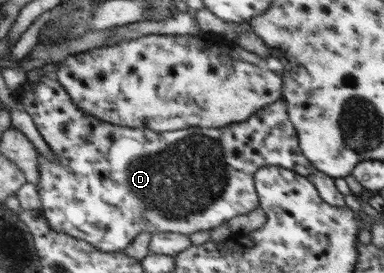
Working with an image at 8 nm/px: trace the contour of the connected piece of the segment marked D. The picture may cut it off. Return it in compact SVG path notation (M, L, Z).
M40 77L33 85L28 82L18 89L18 102L21 104L23 110L32 118L38 133L42 135L42 139L48 143L48 147L52 149L56 160L48 159L46 156L42 156L42 152L38 151L38 169L40 169L40 180L36 184L38 187L38 193L40 193L40 201L42 201L42 207L40 212L44 215L44 219L48 221L48 225L52 227L52 231L58 231L60 233L66 233L66 235L72 235L76 239L82 239L82 241L88 241L90 245L100 249L104 252L120 252L124 248L128 247L128 244L134 240L136 235L140 233L158 233L158 231L170 231L172 233L182 233L182 235L190 235L196 233L196 231L208 231L222 225L229 219L235 218L237 215L246 215L250 211L255 211L259 207L258 196L255 190L254 174L260 167L268 166L271 164L292 166L295 170L303 175L314 184L317 189L317 193L320 197L332 206L346 207L344 202L344 196L338 191L336 185L334 185L335 178L318 171L316 167L313 167L312 162L308 161L308 158L301 152L299 147L299 139L297 131L290 121L287 112L287 103L284 98L259 109L255 114L252 114L246 121L240 123L232 123L224 127L212 127L212 128L200 128L200 127L188 127L186 129L180 129L180 131L167 131L156 132L151 129L132 129L130 127L120 127L112 125L112 123L106 123L100 119L93 118L92 115L86 115L84 111L80 111L76 107L76 103L70 99L66 89L62 88L53 78Z

